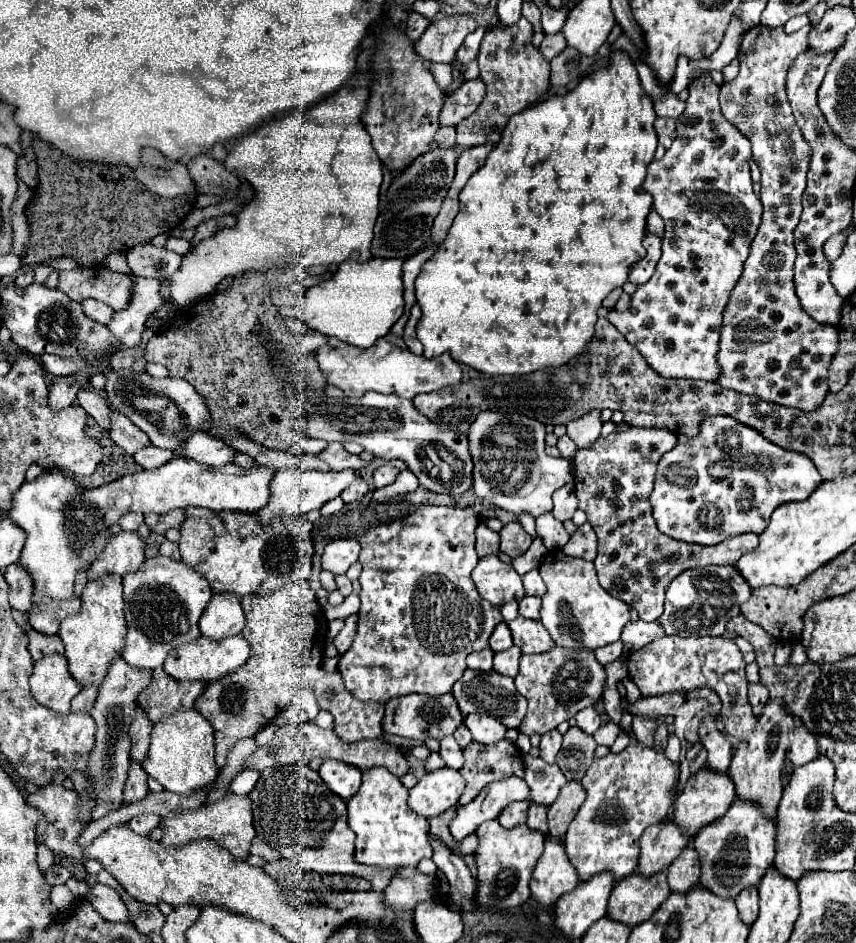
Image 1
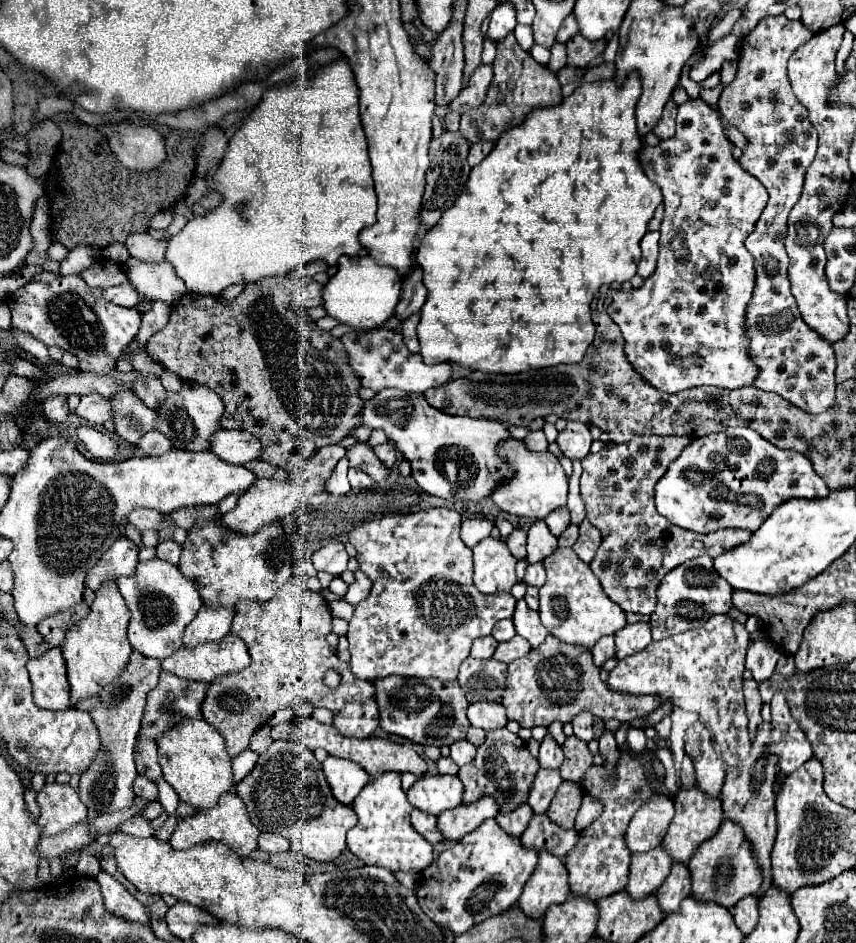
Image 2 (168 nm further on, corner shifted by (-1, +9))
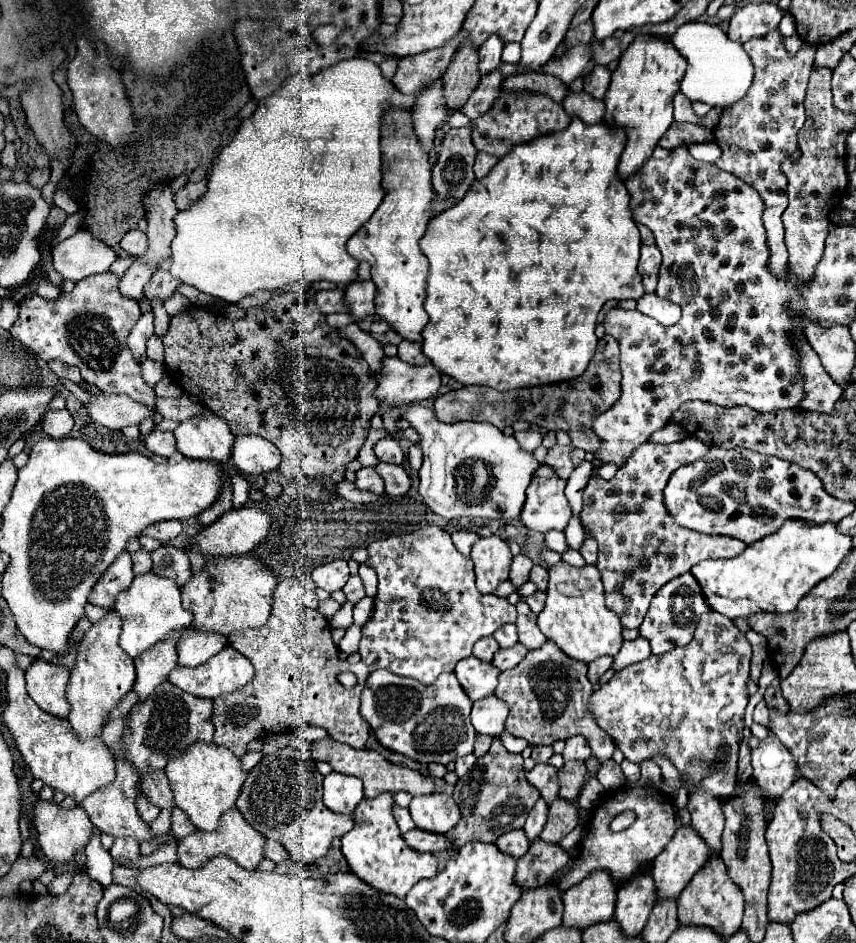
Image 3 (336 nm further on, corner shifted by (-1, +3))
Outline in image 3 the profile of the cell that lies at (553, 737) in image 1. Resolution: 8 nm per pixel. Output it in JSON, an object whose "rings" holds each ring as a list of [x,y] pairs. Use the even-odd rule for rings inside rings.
{"rings":[[[537,763],[529,773],[527,773],[527,781],[531,781],[531,785],[535,785],[541,791],[541,797],[551,803],[557,797],[559,791],[559,781],[557,781],[557,769],[549,763]]]}

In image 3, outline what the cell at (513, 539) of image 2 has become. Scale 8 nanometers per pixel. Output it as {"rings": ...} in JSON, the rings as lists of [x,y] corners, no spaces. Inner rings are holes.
{"rings":[[[519,553],[513,557],[513,563],[511,563],[511,575],[509,579],[513,581],[515,587],[519,587],[521,583],[525,583],[529,579],[529,571],[533,567],[533,561],[525,555],[525,553]]]}

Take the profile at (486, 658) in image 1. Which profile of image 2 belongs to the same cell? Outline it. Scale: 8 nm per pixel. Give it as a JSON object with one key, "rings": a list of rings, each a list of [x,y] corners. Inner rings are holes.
{"rings":[[[493,635],[479,637],[479,639],[475,639],[475,643],[471,647],[471,655],[479,657],[479,659],[491,659],[495,647],[497,647],[497,641],[495,641]]]}

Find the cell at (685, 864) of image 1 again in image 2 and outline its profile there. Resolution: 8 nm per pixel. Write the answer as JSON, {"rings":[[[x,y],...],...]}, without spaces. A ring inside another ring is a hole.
{"rings":[[[673,865],[665,883],[657,889],[657,903],[663,915],[675,913],[685,897],[691,895],[691,879],[687,879],[687,865]]]}

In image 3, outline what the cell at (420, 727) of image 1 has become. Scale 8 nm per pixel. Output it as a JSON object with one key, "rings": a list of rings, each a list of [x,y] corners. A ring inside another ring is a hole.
{"rings":[[[379,669],[369,675],[365,689],[361,693],[361,717],[371,725],[379,743],[419,763],[435,761],[447,765],[457,757],[473,753],[473,739],[477,733],[469,721],[469,711],[471,711],[471,699],[463,693],[463,687],[459,685],[453,673],[443,673],[435,683],[423,685],[411,677],[399,677],[385,669]]]}

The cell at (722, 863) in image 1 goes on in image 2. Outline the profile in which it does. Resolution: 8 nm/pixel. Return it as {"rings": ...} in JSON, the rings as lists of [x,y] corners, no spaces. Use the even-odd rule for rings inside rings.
{"rings":[[[721,823],[719,831],[695,851],[687,869],[691,873],[691,897],[701,903],[713,901],[727,909],[735,907],[743,897],[755,895],[761,883],[759,863],[755,863],[755,857],[751,851],[747,851],[747,845],[743,843],[743,831],[739,831],[735,823]]]}

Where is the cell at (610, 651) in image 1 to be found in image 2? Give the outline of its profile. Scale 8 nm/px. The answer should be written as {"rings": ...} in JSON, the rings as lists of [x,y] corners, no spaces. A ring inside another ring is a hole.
{"rings":[[[603,637],[595,643],[595,647],[591,649],[593,653],[593,663],[597,667],[601,667],[607,659],[611,659],[615,655],[615,643],[613,643],[613,637]]]}

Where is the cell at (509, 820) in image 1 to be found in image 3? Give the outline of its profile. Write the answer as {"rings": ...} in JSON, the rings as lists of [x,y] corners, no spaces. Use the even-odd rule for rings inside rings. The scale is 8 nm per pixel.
{"rings":[[[513,829],[513,831],[507,831],[503,833],[503,837],[499,837],[495,841],[495,845],[507,853],[507,855],[513,855],[515,859],[525,855],[527,849],[529,849],[529,841],[527,841],[527,835],[523,833],[523,829]]]}

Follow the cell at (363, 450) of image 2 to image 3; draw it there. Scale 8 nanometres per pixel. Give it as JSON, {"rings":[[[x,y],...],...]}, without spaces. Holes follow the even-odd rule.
{"rings":[[[377,463],[375,471],[383,477],[385,481],[385,493],[391,497],[405,495],[411,487],[411,479],[407,471],[401,465],[389,465],[389,463]]]}

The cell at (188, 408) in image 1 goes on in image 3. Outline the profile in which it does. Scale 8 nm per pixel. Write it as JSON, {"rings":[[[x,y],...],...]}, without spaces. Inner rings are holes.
{"rings":[[[203,409],[199,415],[181,421],[173,431],[177,439],[177,451],[189,459],[205,459],[227,463],[231,455],[233,435],[229,425],[215,417],[209,409]]]}

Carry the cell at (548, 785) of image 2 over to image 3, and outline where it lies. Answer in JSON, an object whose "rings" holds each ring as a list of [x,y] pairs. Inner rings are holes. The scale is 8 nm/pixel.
{"rings":[[[539,797],[537,803],[535,803],[535,807],[529,811],[527,821],[525,821],[525,825],[523,825],[529,841],[533,841],[535,837],[539,837],[539,833],[543,831],[543,825],[545,825],[545,821],[547,821],[547,811],[549,811],[547,801],[543,801],[543,797]]]}

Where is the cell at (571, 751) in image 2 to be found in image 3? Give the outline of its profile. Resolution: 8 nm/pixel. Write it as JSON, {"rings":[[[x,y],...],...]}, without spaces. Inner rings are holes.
{"rings":[[[565,761],[565,765],[559,769],[559,797],[567,801],[575,801],[585,785],[587,767],[581,761]]]}

